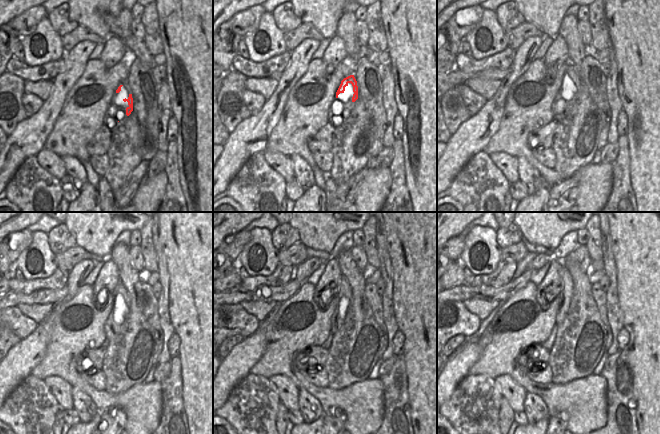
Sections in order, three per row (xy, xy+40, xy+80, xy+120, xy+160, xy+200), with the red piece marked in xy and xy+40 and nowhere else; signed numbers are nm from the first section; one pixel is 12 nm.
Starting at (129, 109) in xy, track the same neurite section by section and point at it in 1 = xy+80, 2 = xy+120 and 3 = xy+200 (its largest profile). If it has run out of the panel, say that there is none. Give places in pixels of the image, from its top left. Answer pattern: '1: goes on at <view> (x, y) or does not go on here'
1: goes on at xy+80 (571, 76)
2: goes on at xy+120 (121, 300)
3: goes on at xy+200 (567, 291)

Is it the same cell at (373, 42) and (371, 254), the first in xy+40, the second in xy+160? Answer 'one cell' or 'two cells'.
one cell

